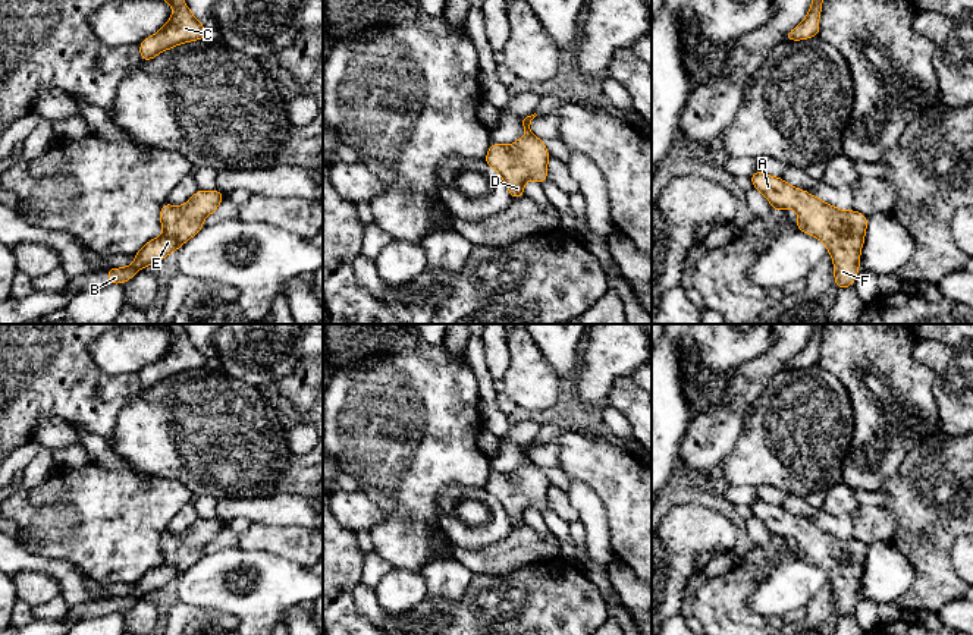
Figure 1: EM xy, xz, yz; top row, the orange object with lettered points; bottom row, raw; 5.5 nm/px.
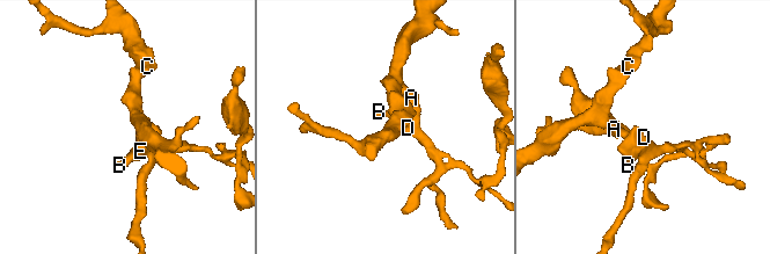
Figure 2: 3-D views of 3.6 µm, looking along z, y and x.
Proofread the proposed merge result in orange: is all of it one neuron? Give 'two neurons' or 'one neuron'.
one neuron

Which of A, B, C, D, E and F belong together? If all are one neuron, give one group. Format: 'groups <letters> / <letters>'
groups A B C D E F

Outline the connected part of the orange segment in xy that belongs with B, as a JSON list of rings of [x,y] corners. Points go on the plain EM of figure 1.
[[[197,519],[195,524],[181,535],[163,532],[160,551],[163,563],[147,570],[136,582],[131,594],[109,597],[110,613],[125,612],[134,606],[139,597],[157,591],[170,581],[178,579],[186,569],[195,565],[203,556],[203,548],[213,543],[223,528],[217,519]]]

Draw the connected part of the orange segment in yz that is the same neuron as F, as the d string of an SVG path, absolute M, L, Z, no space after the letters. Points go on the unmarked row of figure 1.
M762 499L751 503L750 509L768 526L775 541L782 537L797 540L795 557L822 569L832 584L838 617L851 614L859 601L867 546L856 538L842 540L781 506L766 504Z

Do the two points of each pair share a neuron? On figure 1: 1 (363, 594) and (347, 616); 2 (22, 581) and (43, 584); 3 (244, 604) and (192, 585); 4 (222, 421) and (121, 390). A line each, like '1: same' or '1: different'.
1: different
2: same
3: same
4: different

